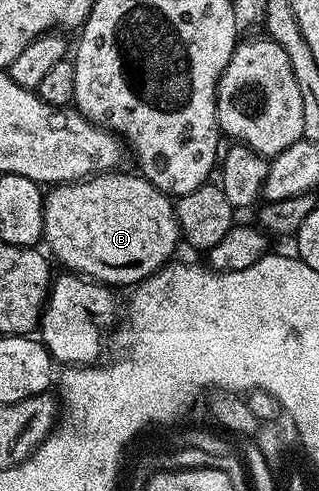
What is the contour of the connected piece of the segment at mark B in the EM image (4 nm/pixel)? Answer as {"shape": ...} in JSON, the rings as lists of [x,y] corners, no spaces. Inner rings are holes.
{"shape":[[[110,171],[84,181],[71,181],[68,185],[52,186],[45,193],[43,207],[44,244],[49,244],[48,252],[66,270],[84,275],[100,284],[110,287],[129,285],[136,287],[150,275],[170,264],[173,252],[181,241],[181,228],[173,210],[174,202],[166,194],[160,193],[146,179],[133,173]]]}

